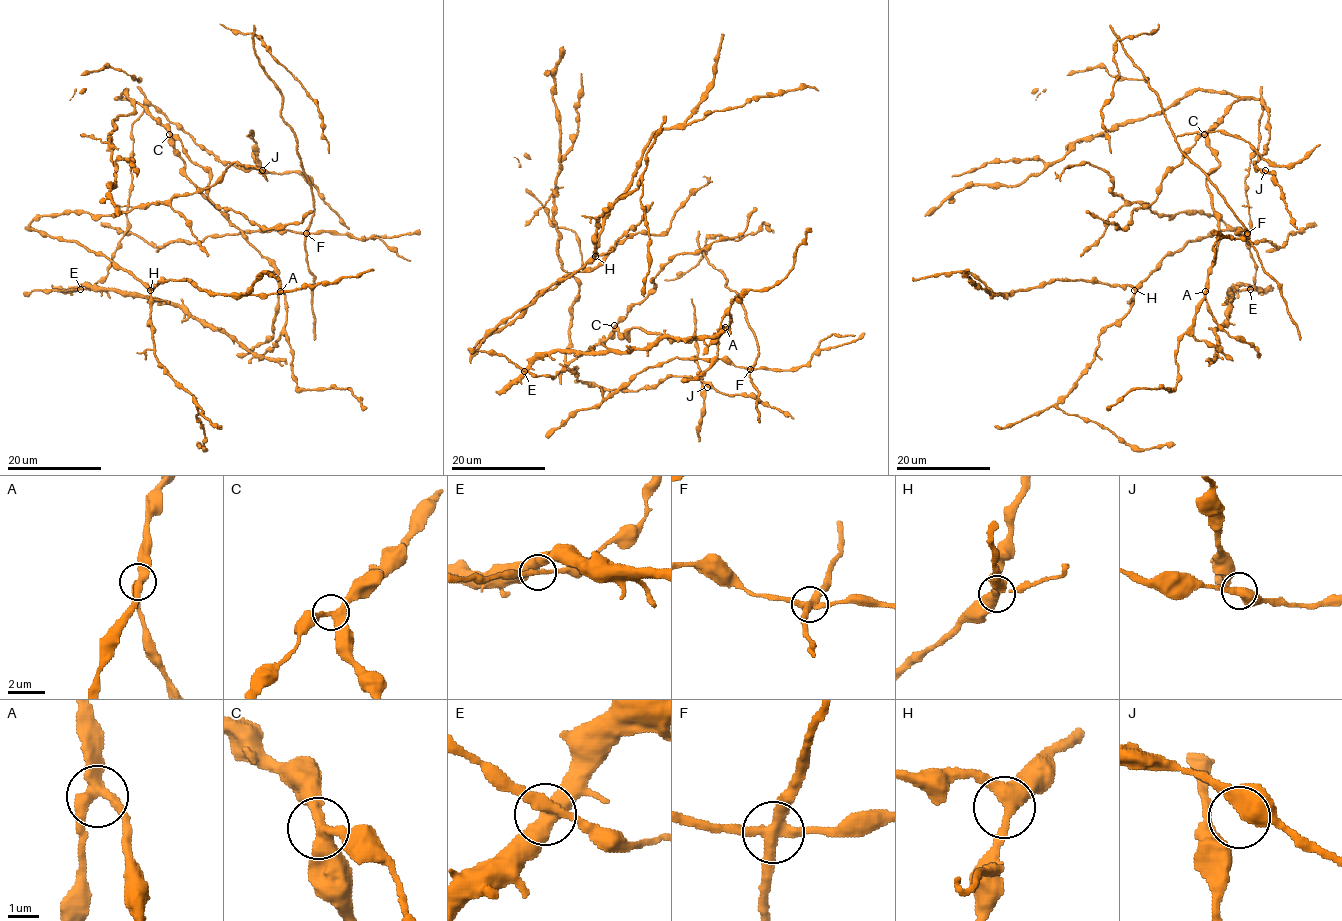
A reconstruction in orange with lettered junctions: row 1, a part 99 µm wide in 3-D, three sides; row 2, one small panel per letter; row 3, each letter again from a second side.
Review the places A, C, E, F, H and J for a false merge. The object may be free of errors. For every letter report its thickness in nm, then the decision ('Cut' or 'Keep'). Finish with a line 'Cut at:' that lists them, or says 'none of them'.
A: Thickness 380 nm. Keep
C: Thickness 360 nm. Keep
E: Thickness 280 nm. Keep
F: Thickness 360 nm. Cut
H: Thickness 380 nm. Keep
J: Thickness 440 nm. Keep
Cut at: F

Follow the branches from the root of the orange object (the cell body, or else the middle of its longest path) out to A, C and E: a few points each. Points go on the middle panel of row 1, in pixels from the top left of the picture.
A: (632, 329), (642, 328), (675, 340), (696, 340), (712, 337), (725, 327)
C: (632, 329), (629, 341), (614, 325)
E: (632, 329), (696, 340), (731, 317), (707, 347), (663, 337), (626, 351), (550, 351), (524, 371)

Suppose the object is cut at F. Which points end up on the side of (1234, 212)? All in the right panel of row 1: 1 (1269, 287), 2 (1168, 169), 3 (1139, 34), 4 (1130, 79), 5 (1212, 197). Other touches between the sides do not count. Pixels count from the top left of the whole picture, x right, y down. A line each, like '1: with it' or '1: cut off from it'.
1: cut off from it
2: cut off from it
3: cut off from it
4: cut off from it
5: cut off from it

